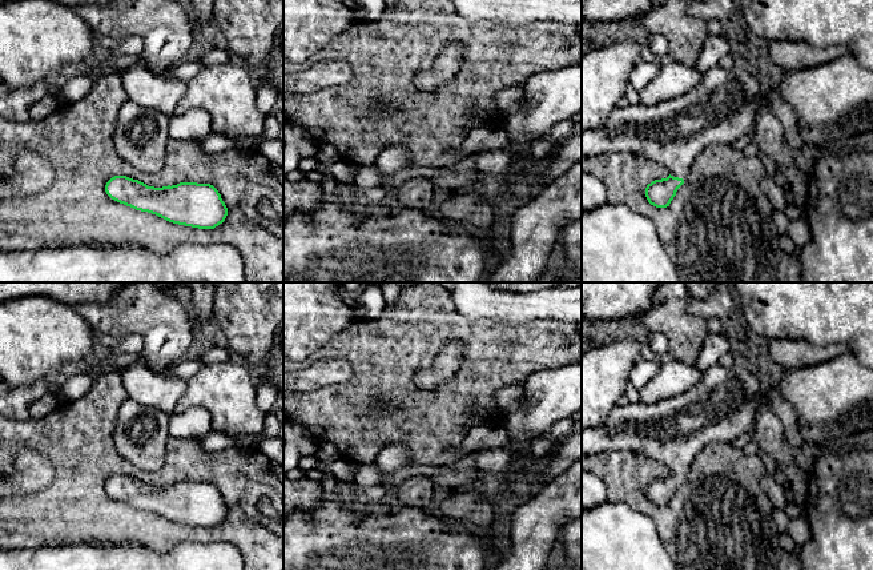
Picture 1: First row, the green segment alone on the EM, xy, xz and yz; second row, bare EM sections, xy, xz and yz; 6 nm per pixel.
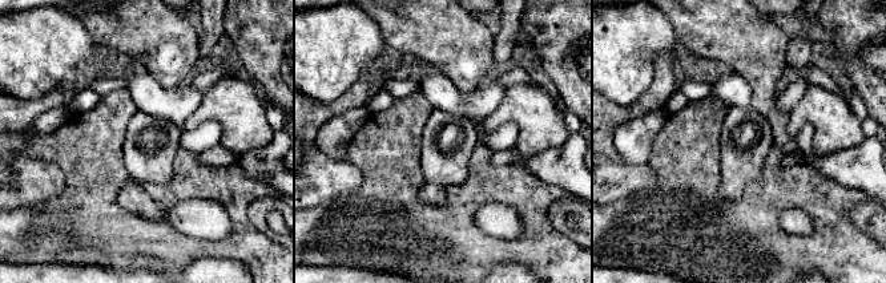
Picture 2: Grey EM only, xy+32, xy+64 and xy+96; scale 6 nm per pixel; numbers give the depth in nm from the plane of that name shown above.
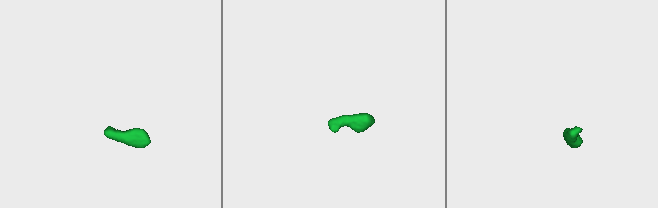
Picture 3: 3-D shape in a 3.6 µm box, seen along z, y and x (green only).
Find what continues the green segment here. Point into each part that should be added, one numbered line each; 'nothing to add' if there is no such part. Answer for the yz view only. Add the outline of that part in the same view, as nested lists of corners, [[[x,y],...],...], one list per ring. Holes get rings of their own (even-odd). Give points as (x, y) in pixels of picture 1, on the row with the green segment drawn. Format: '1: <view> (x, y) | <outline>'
1: yz (723, 107) | [[[715,65],[701,75],[700,83],[696,87],[681,96],[653,105],[617,105],[608,116],[606,125],[582,131],[582,162],[591,156],[631,152],[657,162],[671,176],[685,180],[693,160],[708,145],[732,144],[751,132],[765,97],[768,97],[768,89],[745,69],[737,67],[724,69],[720,65]]]

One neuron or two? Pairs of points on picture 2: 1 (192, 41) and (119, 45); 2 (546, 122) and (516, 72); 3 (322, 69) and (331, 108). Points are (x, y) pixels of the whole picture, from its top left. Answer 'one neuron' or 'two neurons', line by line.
1: one neuron
2: two neurons
3: two neurons

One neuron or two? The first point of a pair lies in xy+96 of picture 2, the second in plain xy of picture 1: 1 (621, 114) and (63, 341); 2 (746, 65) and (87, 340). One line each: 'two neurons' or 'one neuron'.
1: two neurons
2: two neurons

